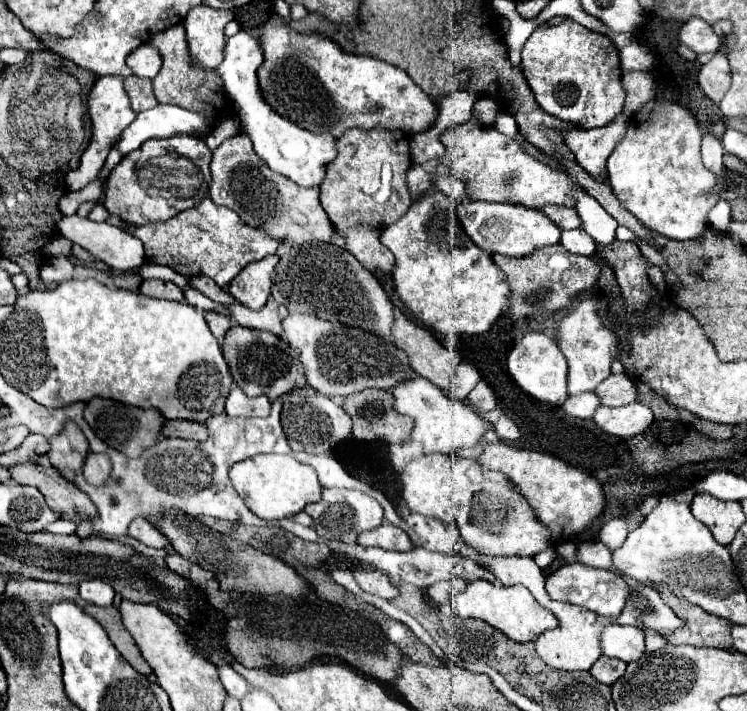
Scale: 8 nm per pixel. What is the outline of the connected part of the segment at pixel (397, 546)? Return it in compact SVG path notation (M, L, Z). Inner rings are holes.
M383 524L377 530L361 532L357 542L361 546L371 546L371 548L377 546L377 548L383 548L383 550L397 550L397 552L407 552L407 550L413 548L409 536L401 528L391 526L391 524Z

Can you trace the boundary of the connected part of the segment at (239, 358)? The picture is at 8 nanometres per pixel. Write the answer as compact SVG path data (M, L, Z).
M235 326L225 334L223 340L223 356L229 366L229 372L235 380L235 384L247 394L247 396L259 396L265 394L269 400L279 398L281 394L289 392L295 386L305 386L303 368L297 362L297 352L289 348L289 344L281 342L277 336L265 330L251 330L243 326Z

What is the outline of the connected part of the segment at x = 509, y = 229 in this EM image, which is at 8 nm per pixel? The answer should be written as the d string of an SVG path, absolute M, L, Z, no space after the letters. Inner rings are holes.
M465 200L457 206L457 216L467 232L467 236L485 252L497 252L507 256L527 256L543 246L557 244L561 240L561 228L549 220L541 210L531 210L521 204L491 204Z

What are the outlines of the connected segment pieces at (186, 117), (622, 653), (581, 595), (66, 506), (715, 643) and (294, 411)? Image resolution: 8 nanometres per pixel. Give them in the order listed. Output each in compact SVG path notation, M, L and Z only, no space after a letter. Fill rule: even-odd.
M157 104L137 114L135 122L123 130L115 148L123 156L127 156L149 138L169 138L175 134L203 136L205 132L207 132L207 118L203 114L179 106Z
M611 622L601 632L601 650L607 658L633 662L645 652L645 634L641 632L641 628Z
M581 562L575 564L565 564L559 570L555 570L549 578L547 578L547 594L553 600L565 600L569 604L579 604L581 608L587 608L599 616L607 616L607 618L617 618L617 614L621 614L623 606L625 606L625 596L627 596L627 584L625 580L611 572L611 570L603 570L603 568L593 568Z
M19 464L9 470L11 478L19 484L35 486L45 496L45 502L51 506L51 510L57 512L61 518L81 524L97 516L97 508L93 506L91 498L73 482L65 480L53 466Z
M655 586L661 598L673 606L677 616L681 616L687 624L667 636L669 644L691 644L691 646L707 646L707 648L731 648L731 622L719 616L707 614L703 608L689 604L683 598L677 598L665 586Z
M287 394L283 396L281 424L287 436L287 442L293 450L309 452L309 454L325 454L339 442L351 436L351 418L349 414L337 406L333 400L321 394Z

